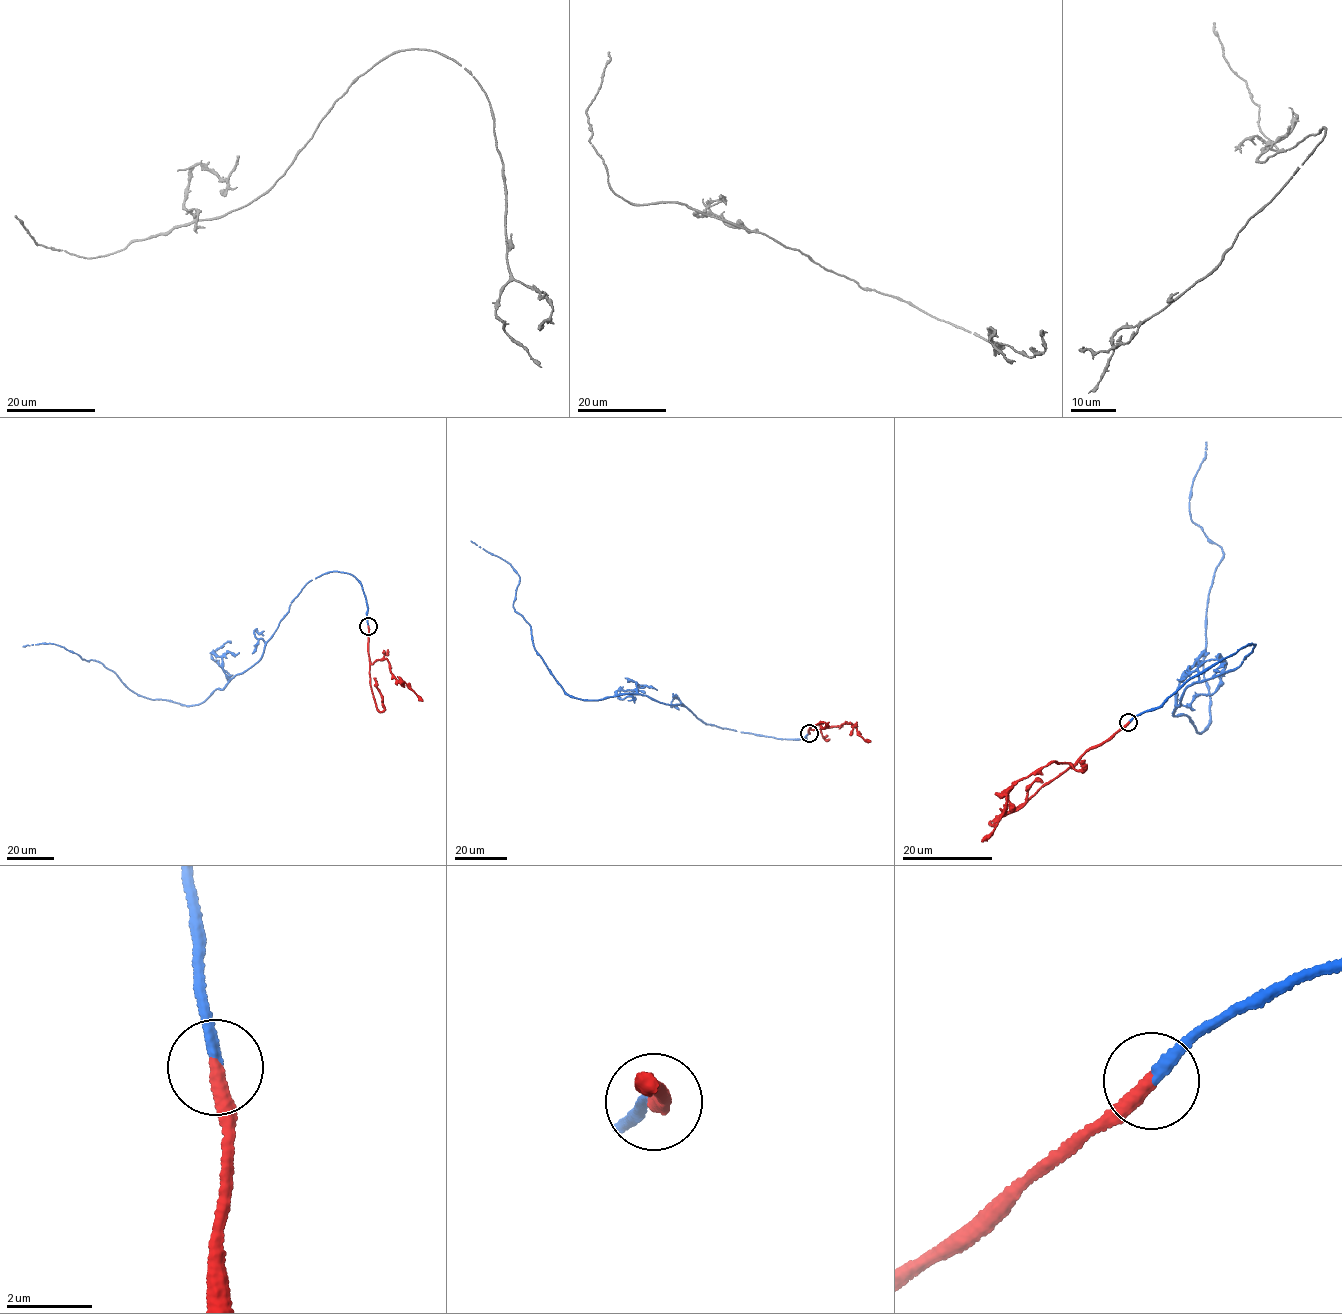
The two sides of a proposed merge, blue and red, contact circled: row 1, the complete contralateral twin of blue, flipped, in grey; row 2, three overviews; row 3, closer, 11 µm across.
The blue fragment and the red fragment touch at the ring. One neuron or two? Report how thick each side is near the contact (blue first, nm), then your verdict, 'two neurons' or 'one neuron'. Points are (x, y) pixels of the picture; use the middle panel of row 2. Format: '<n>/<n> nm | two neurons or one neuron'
240/360 nm | one neuron

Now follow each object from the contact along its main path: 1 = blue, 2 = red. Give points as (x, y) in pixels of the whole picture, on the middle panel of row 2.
1: (809, 733), (722, 728), (682, 704), (635, 693), (596, 700), (564, 693), (513, 606), (518, 575), (470, 541)
2: (809, 733), (810, 725), (824, 722), (827, 725), (822, 728), (823, 722), (819, 726)

